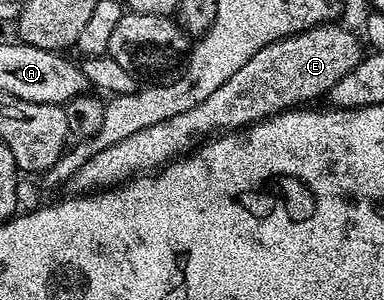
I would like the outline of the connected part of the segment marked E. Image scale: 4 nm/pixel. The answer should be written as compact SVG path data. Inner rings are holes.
M337 22L320 24L263 46L259 54L247 58L247 62L243 62L243 66L239 66L239 70L235 70L235 74L231 74L219 90L214 90L205 101L199 102L199 106L191 106L191 110L175 114L175 118L167 122L147 126L147 130L139 130L131 134L131 138L123 138L123 142L115 142L115 146L107 146L87 158L87 162L75 170L72 191L88 194L124 184L134 176L148 174L164 168L171 160L181 159L190 149L214 134L248 128L268 116L308 105L316 101L313 100L316 96L328 97L331 86L335 86L347 70L355 70L363 55L362 37L339 25Z

